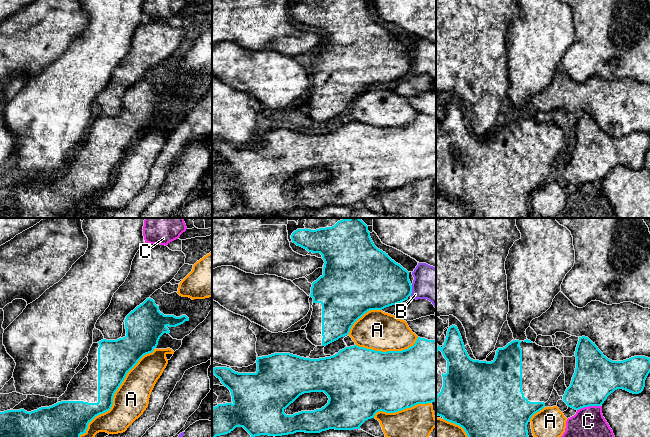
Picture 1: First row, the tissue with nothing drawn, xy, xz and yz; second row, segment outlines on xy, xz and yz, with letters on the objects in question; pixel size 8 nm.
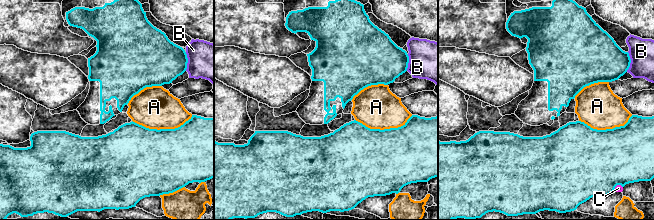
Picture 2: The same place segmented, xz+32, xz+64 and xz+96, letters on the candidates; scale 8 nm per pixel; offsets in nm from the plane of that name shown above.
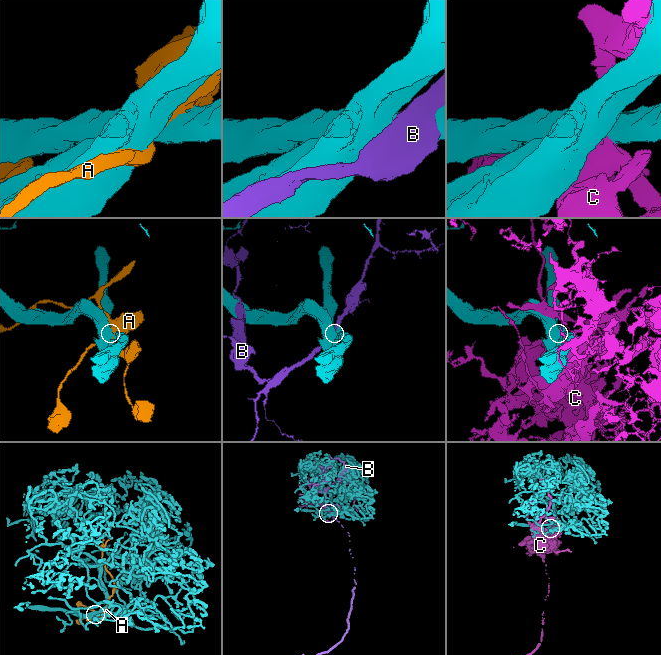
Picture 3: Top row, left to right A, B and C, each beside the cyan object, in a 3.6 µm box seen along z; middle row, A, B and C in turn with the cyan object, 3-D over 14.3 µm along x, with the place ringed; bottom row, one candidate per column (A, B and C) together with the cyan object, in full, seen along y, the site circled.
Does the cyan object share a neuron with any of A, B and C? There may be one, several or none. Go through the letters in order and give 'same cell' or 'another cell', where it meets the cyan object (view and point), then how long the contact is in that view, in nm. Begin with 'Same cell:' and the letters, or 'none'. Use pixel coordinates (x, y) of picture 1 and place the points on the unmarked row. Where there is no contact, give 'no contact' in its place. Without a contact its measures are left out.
Same cell: none
A: another cell; contact xy (113, 171); length 950 nm
B: another cell; contact xz (411, 66); length 90 nm
C: another cell; contact yz (588, 182); length 200 nm

